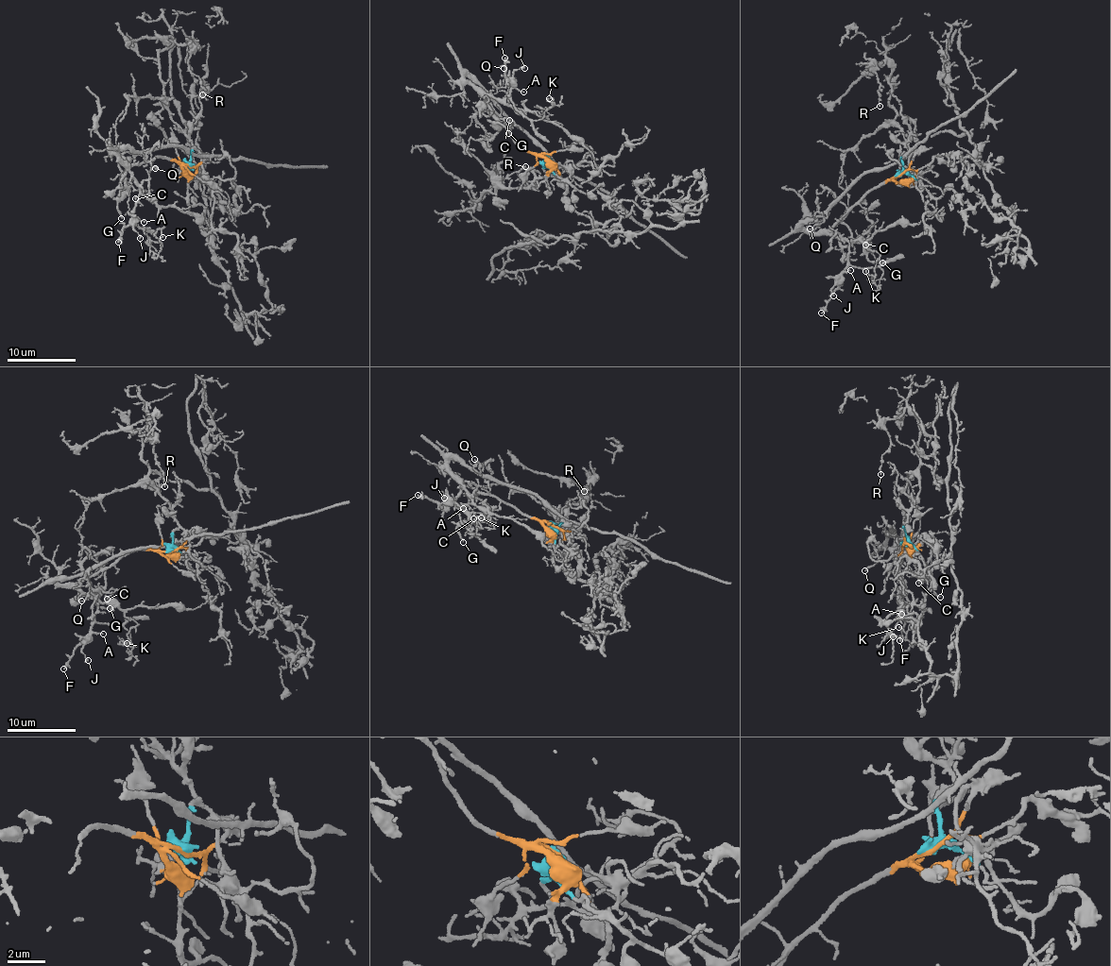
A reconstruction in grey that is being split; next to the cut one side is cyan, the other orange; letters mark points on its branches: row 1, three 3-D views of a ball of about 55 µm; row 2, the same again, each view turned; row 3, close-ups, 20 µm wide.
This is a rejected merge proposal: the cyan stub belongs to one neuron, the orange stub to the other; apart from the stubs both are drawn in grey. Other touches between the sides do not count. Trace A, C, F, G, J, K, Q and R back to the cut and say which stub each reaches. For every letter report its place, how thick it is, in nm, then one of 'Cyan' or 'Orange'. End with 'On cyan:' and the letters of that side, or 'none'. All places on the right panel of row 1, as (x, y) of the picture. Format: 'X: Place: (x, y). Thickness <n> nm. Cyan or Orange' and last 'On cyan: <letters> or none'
A: Place: (850, 270). Thickness 120 nm. Orange
C: Place: (865, 245). Thickness 120 nm. Orange
F: Place: (821, 313). Thickness 130 nm. Orange
G: Place: (882, 262). Thickness 120 nm. Orange
J: Place: (833, 296). Thickness 170 nm. Orange
K: Place: (865, 271). Thickness 110 nm. Orange
Q: Place: (810, 228). Thickness 110 nm. Orange
R: Place: (880, 106). Thickness 80 nm. Cyan
On cyan: R

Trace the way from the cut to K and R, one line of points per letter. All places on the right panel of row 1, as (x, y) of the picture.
K: (897, 175), (874, 188), (831, 230), (830, 234), (849, 242), (859, 240), (880, 255), (875, 274), (865, 271)
R: (897, 175), (903, 170), (909, 138), (889, 104), (891, 68), (886, 59), (874, 64), (880, 106)

